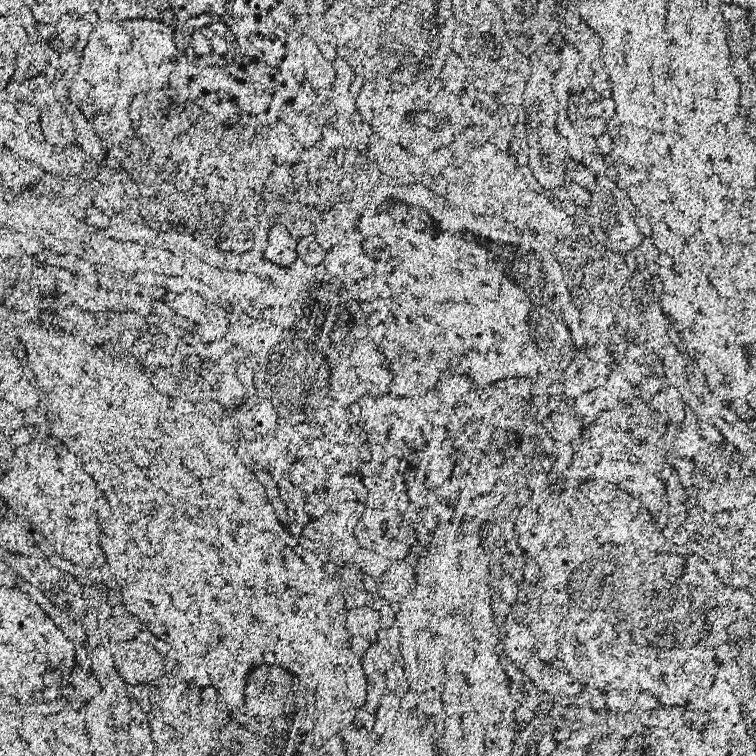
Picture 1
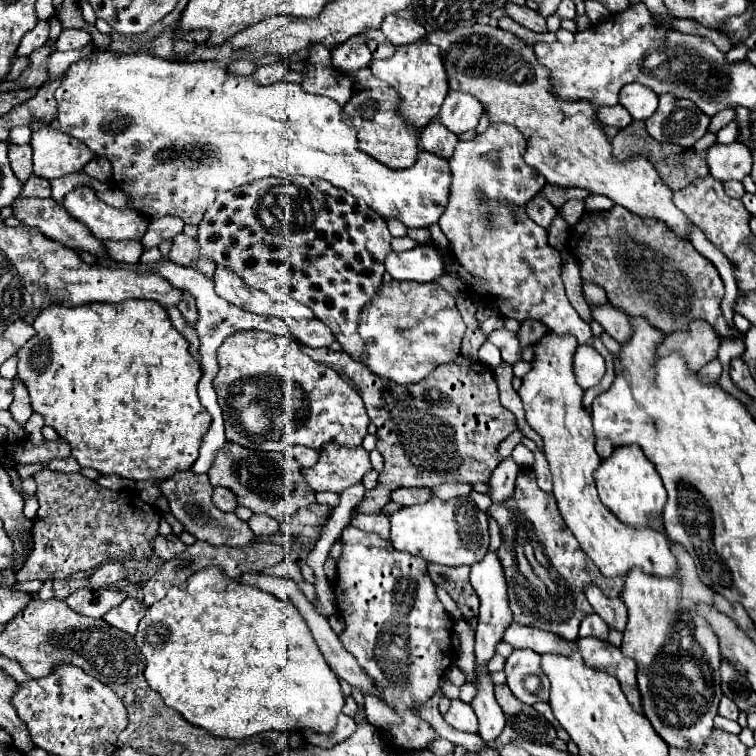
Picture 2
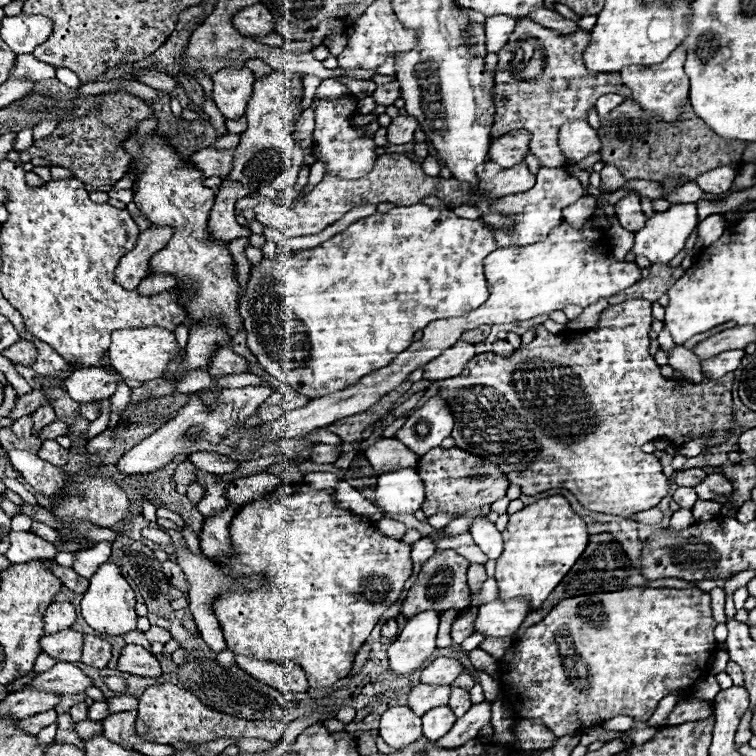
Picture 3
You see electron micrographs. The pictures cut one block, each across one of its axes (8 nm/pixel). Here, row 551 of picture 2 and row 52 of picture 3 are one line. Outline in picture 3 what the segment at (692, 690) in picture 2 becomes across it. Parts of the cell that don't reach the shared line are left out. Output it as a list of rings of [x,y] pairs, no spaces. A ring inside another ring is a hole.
[[[678,46],[664,62],[656,66],[640,66],[632,64],[620,70],[622,82],[632,90],[632,100],[640,104],[640,108],[648,114],[658,116],[662,122],[676,122],[680,118],[680,110],[688,100],[688,76],[684,74],[684,60],[686,50]]]

